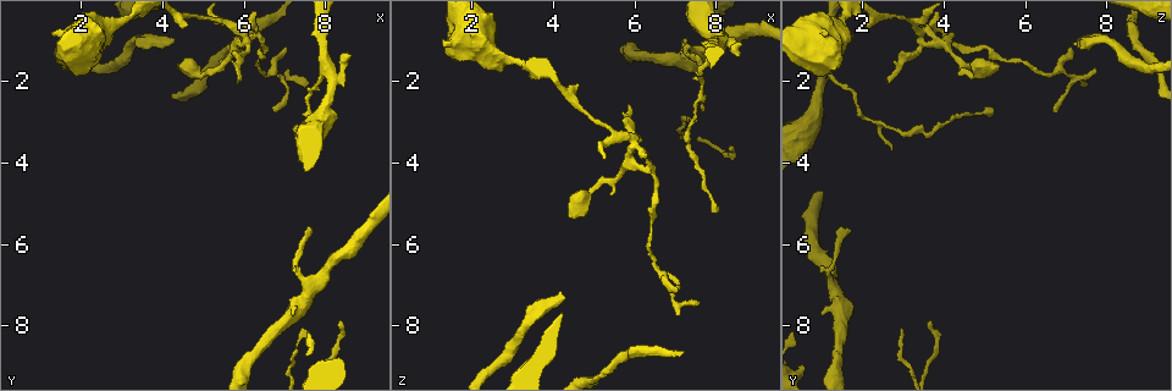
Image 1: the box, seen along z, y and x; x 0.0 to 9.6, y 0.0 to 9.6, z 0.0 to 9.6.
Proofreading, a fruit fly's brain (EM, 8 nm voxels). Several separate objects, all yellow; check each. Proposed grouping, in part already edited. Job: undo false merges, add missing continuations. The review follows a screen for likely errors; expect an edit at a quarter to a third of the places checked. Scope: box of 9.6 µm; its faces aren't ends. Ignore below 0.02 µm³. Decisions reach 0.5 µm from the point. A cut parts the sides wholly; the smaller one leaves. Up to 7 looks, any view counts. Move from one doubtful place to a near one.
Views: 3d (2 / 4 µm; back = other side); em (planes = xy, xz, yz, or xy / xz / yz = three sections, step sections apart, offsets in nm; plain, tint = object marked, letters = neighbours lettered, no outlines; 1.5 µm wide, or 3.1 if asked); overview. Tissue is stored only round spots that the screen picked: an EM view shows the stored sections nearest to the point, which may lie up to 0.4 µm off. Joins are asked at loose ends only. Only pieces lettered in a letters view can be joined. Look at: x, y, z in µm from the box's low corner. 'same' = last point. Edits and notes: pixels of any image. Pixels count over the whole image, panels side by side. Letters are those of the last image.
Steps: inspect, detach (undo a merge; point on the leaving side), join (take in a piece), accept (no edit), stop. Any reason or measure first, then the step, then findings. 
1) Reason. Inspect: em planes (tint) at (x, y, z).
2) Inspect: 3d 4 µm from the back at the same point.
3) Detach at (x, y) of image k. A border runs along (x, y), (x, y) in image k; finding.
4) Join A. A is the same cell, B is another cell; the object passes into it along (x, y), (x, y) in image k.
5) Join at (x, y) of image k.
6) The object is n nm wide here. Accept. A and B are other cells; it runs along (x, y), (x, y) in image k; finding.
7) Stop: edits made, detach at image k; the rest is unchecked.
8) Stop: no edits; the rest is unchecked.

Branch stops here. Inspect: em planes (letters) at (8.05, 2.70, 5.20).

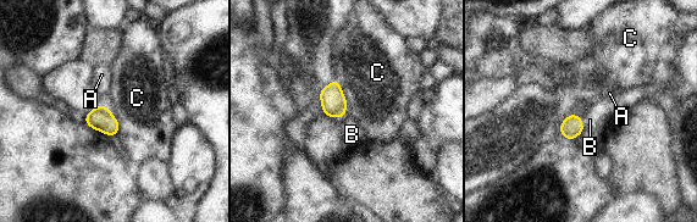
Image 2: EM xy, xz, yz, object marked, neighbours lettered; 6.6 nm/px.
Join B. B is the same cell, A and C are other cells; the object passes into it along (571, 127), (581, 123), (598, 116) in image 2; the neuron continues.

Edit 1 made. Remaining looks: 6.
An open end. Inspect: 3d 4 µm at (5.90, 2.00, 2.60).

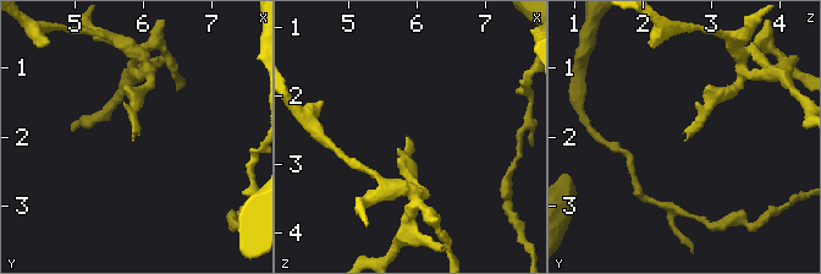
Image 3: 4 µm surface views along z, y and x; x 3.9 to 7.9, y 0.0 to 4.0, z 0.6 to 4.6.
Inspect: em xy step 8 (letters) at (5.80, 2.00, 2.60).

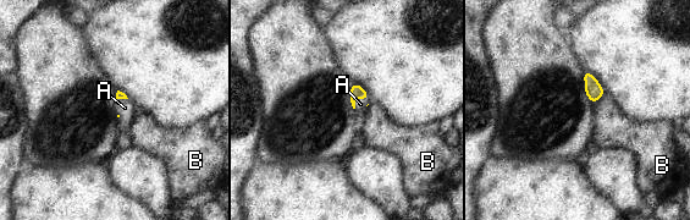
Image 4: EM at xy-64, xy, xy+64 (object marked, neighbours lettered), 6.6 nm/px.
Join A. A is the same cell, B is another cell; the object passes into it along (357, 92), (358, 98), (360, 104) in image 4; the neuron continues.

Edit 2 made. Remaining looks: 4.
Redraw. Inspect: overview.

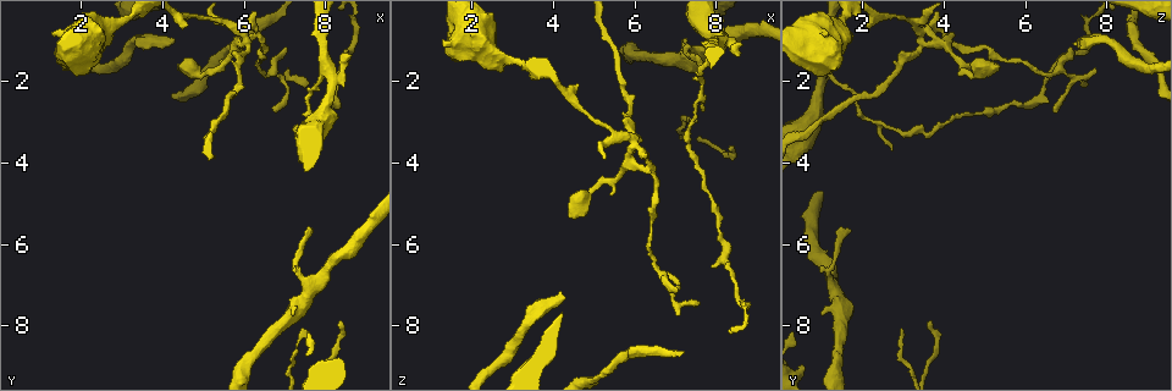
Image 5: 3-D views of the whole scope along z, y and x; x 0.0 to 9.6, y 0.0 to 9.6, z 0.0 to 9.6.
An open end. Inspect: 3d 2 µm at (4.25, 0.95, 7.35).

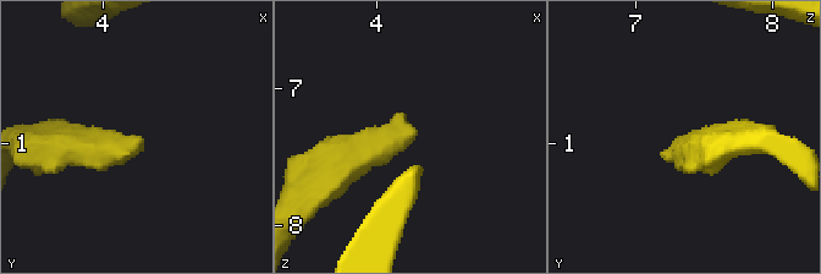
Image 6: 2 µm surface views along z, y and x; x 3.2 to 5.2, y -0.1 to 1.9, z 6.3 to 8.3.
Shape alone is not enough. Inspect: em yz step 4 (tint) at (4.26, 0.98, 7.26).

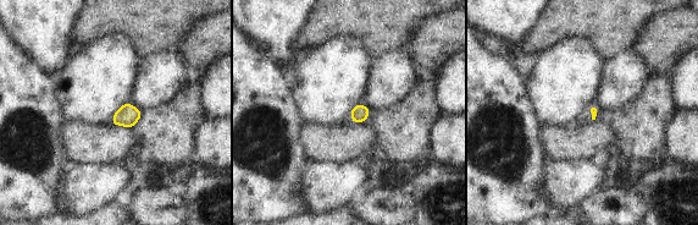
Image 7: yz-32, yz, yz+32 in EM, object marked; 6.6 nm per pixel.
Inspect: em planes (letters) at the same point.

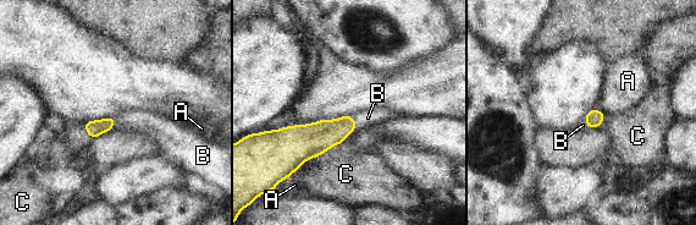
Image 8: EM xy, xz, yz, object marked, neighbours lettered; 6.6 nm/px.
The longest contact is with C, 340 nm. Join B. B is the same cell, A and C are other cells; the object passes into it along (94, 129), (114, 122), (145, 122) in image 8; the neuron continues.

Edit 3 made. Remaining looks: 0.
Stop: edits made, join at image 2, join at image 4, join at image 8; the rest is unchecked.

